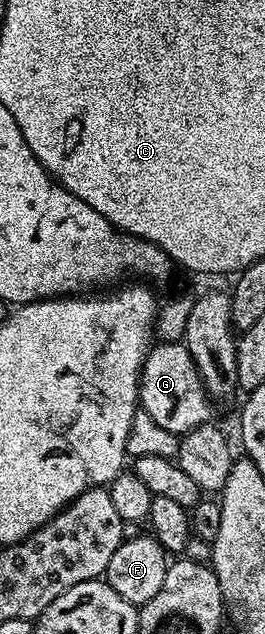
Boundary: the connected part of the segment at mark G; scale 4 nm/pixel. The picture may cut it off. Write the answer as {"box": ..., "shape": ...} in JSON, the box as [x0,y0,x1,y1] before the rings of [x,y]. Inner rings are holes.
{"box":[139,343,213,436],"shape":[[[182,343],[158,345],[148,349],[147,358],[143,360],[143,370],[139,374],[139,405],[165,431],[182,436],[193,427],[208,424],[212,420],[213,405],[187,346]]]}

